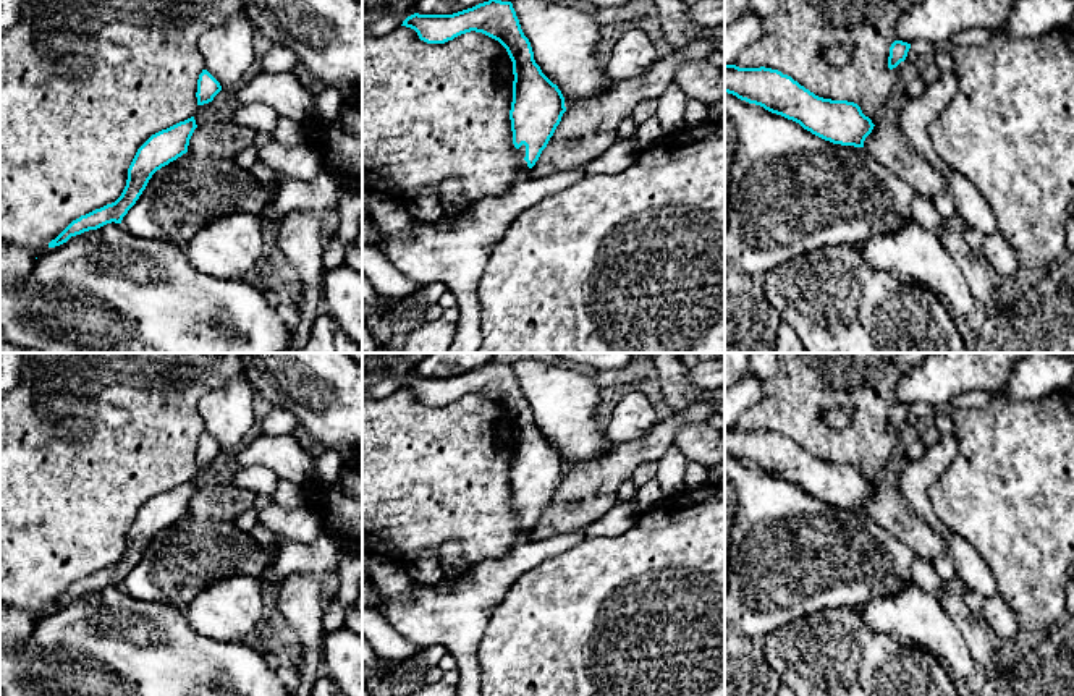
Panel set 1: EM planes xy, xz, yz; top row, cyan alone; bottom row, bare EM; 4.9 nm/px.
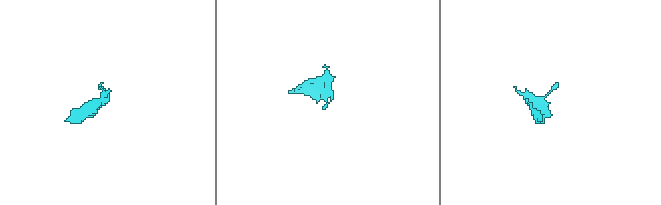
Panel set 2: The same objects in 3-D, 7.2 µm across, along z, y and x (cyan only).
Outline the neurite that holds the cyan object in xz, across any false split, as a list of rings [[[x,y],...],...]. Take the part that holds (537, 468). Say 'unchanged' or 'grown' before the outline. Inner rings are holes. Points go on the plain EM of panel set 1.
grown; [[[430,353],[416,367],[416,376],[401,388],[411,390],[427,406],[445,406],[455,400],[476,393],[498,403],[513,424],[513,465],[510,473],[513,507],[519,515],[519,539],[511,550],[493,560],[482,560],[469,567],[463,575],[437,586],[412,584],[404,563],[385,555],[362,554],[362,575],[369,576],[380,596],[378,612],[390,622],[393,630],[417,647],[442,646],[456,660],[459,681],[455,696],[482,696],[479,644],[488,626],[495,607],[505,599],[513,583],[534,567],[560,555],[584,539],[597,536],[618,536],[634,526],[641,515],[636,497],[618,500],[602,518],[581,526],[576,531],[555,534],[542,541],[531,541],[527,534],[535,528],[547,510],[556,489],[566,474],[564,460],[534,422],[529,401],[524,398],[511,364],[493,359],[493,353]]]

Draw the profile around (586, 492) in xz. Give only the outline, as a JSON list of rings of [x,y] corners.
[[[710,403],[692,405],[655,422],[641,439],[618,443],[603,456],[566,473],[527,539],[542,541],[571,533],[602,518],[618,502],[618,487],[637,465],[658,461],[684,426],[707,422],[712,414]]]

